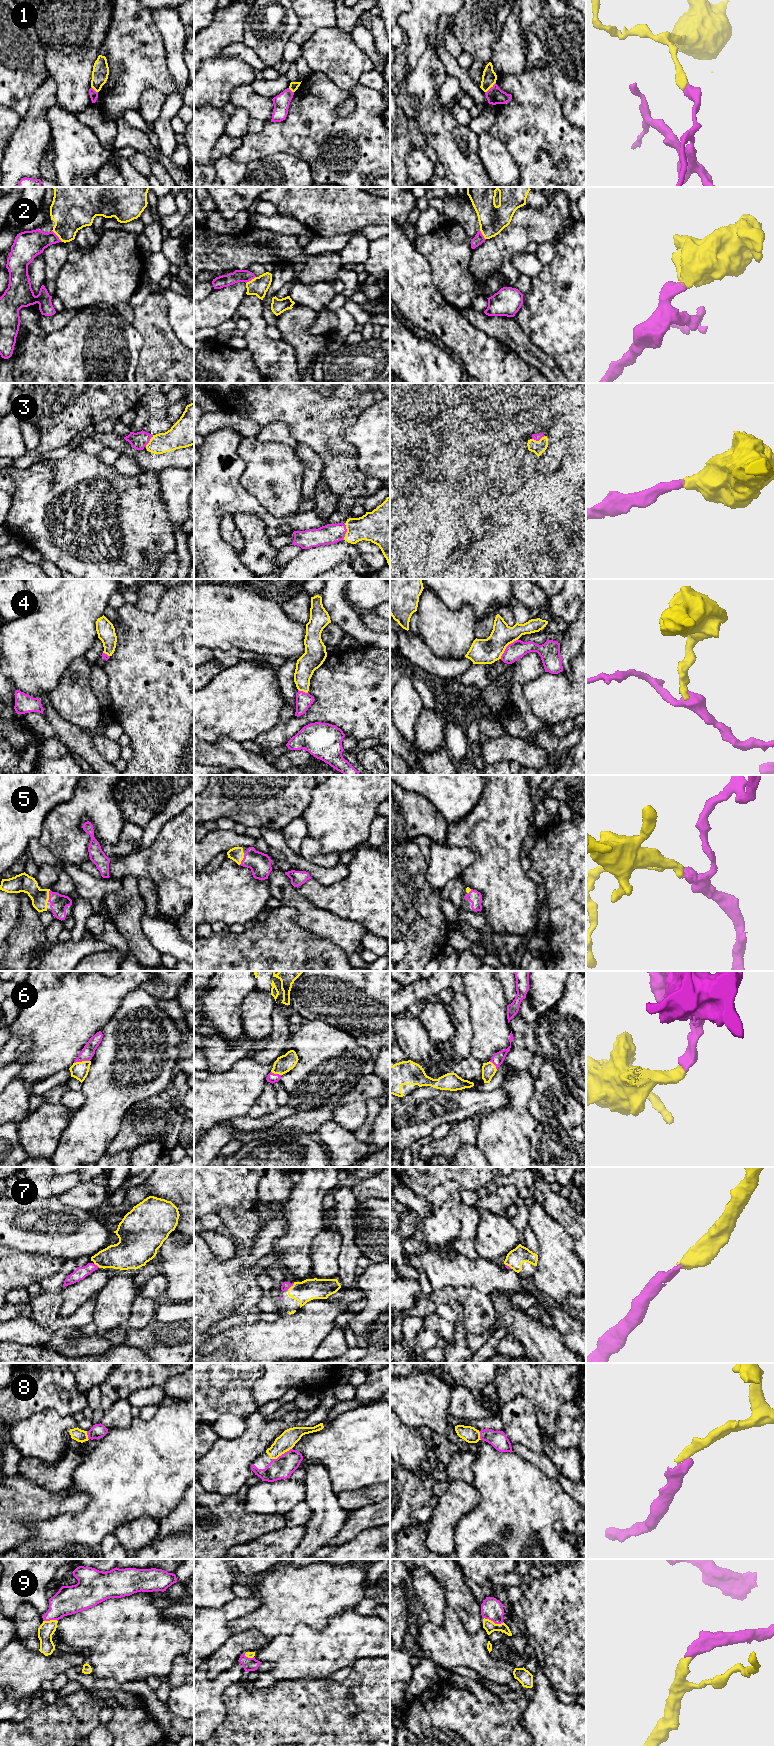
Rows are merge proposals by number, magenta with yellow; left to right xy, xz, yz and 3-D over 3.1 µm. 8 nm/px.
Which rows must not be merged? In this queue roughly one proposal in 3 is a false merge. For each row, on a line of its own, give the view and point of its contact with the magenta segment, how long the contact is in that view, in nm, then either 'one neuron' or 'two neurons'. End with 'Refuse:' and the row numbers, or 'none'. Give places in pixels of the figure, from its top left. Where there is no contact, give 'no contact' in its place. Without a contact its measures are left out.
1: meets magenta in yz at (491, 87); contact 120 nm long; two neurons
2: meets magenta in xy at (57, 236); contact 130 nm long; one neuron
3: meets magenta in xz at (346, 531); contact 120 nm long; one neuron
4: meets magenta in yz at (506, 647); contact 220 nm long; two neurons
5: meets magenta in xy at (49, 896); contact 100 nm long; one neuron
6: meets magenta in xy at (81, 1061); contact 130 nm long; one neuron
7: meets magenta in xz at (290, 1286); contact 80 nm long; one neuron
8: meets magenta in xz at (282, 1454); contact 180 nm long; one neuron
9: meets magenta in yz at (493, 1621); contact 170 nm long; one neuron
Refuse: 1, 4

